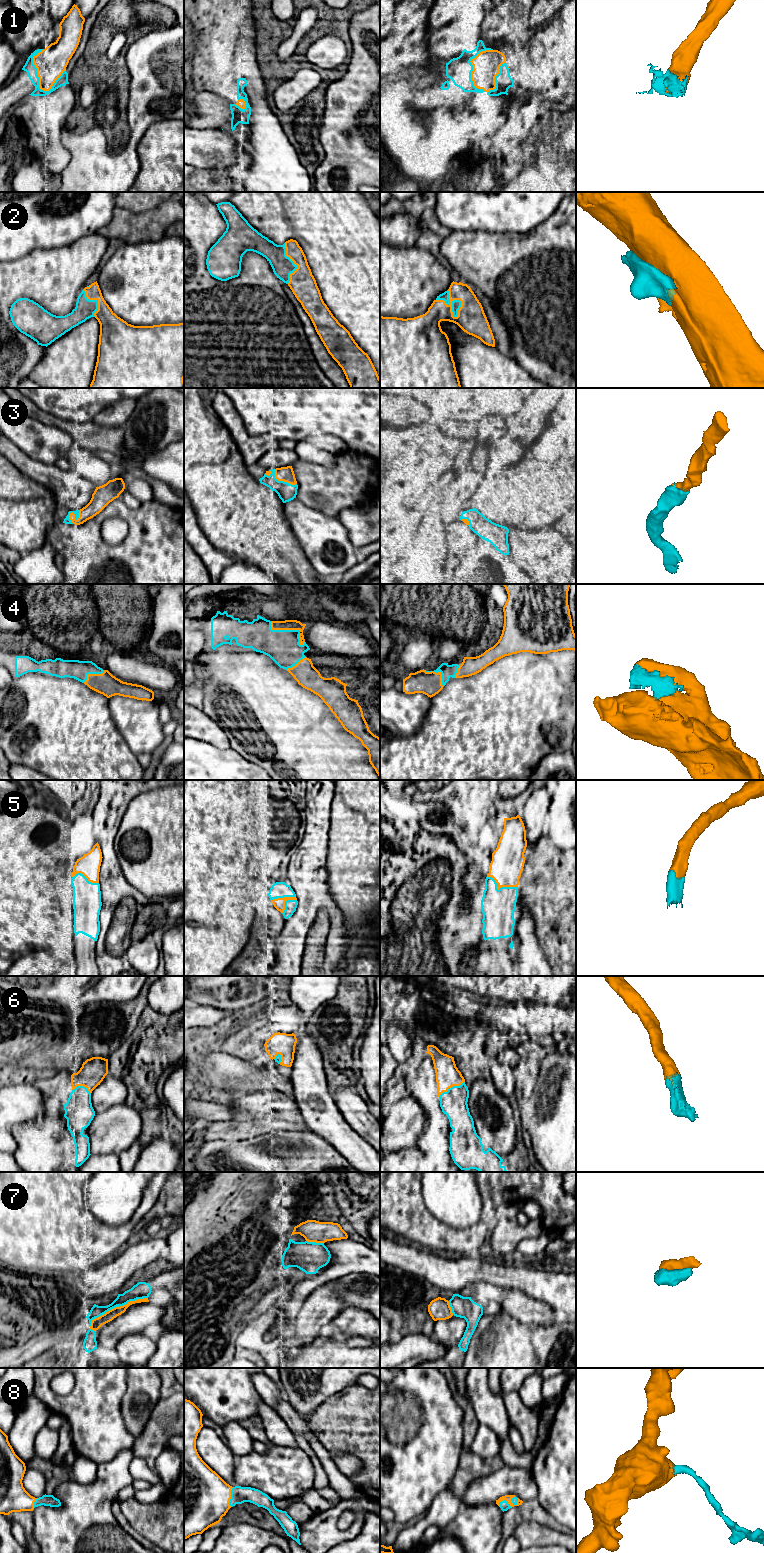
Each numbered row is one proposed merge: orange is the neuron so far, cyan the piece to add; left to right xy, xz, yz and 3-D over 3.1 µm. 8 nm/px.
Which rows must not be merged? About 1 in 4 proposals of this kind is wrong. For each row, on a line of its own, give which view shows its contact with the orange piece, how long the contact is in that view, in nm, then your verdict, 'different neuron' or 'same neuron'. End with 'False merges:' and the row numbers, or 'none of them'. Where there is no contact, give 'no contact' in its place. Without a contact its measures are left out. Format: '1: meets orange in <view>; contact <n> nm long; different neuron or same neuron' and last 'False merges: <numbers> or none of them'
1: meets orange in xy; contact 340 nm long; same neuron
2: meets orange in yz; contact 240 nm long; same neuron
3: meets orange in xy; contact 130 nm long; same neuron
4: meets orange in xz; contact 260 nm long; same neuron
5: meets orange in yz; contact 260 nm long; same neuron
6: meets orange in yz; contact 240 nm long; same neuron
7: meets orange in xy; contact 550 nm long; same neuron
8: meets orange in xz; contact 160 nm long; same neuron
False merges: none of them

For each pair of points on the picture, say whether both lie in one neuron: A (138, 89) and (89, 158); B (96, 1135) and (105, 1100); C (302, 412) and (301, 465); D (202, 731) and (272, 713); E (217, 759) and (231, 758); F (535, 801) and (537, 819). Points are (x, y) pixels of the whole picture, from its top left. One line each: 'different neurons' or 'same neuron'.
A: same neuron
B: different neurons
C: different neurons
D: different neurons
E: same neuron
F: same neuron

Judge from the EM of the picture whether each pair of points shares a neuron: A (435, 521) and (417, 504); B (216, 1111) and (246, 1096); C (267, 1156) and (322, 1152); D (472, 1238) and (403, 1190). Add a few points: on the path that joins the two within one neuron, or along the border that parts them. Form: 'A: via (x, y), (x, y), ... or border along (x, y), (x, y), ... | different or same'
A: border along (439, 493), (432, 500), (417, 535) | different
B: border along (230, 1103), (235, 1108) | different
C: via (281, 1156), (308, 1156) | same
D: via (453, 1238), (441, 1237), (413, 1209) | same

